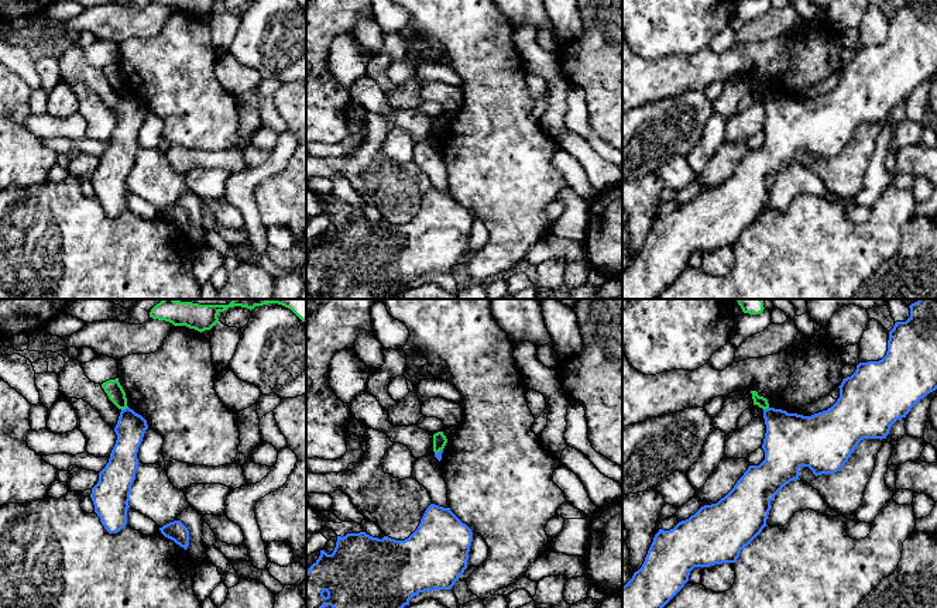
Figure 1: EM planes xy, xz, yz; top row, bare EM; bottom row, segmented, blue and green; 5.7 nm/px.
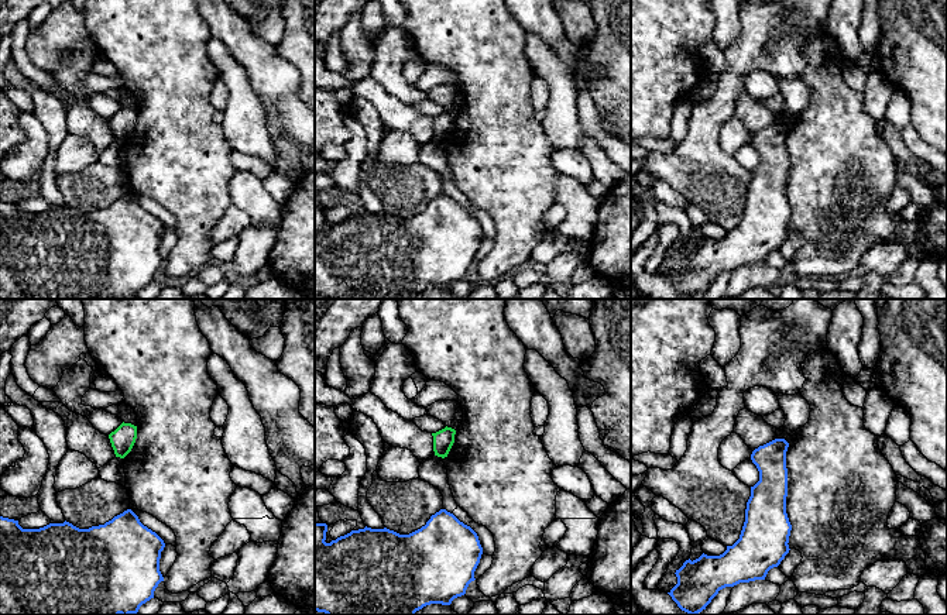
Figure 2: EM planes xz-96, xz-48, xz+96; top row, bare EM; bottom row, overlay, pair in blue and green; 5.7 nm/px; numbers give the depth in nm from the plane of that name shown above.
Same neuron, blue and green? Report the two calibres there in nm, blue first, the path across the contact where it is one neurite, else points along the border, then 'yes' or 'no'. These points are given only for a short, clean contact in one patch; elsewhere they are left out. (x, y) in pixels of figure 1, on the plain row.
170 nm thick on the blue side, 100 nm on the other; border along xy (127, 90), (122, 95); no

